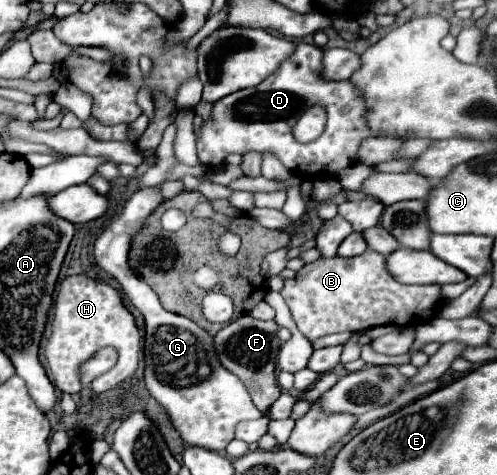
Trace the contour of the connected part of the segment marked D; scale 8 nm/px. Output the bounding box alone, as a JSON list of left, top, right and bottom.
[197,44,375,178]

